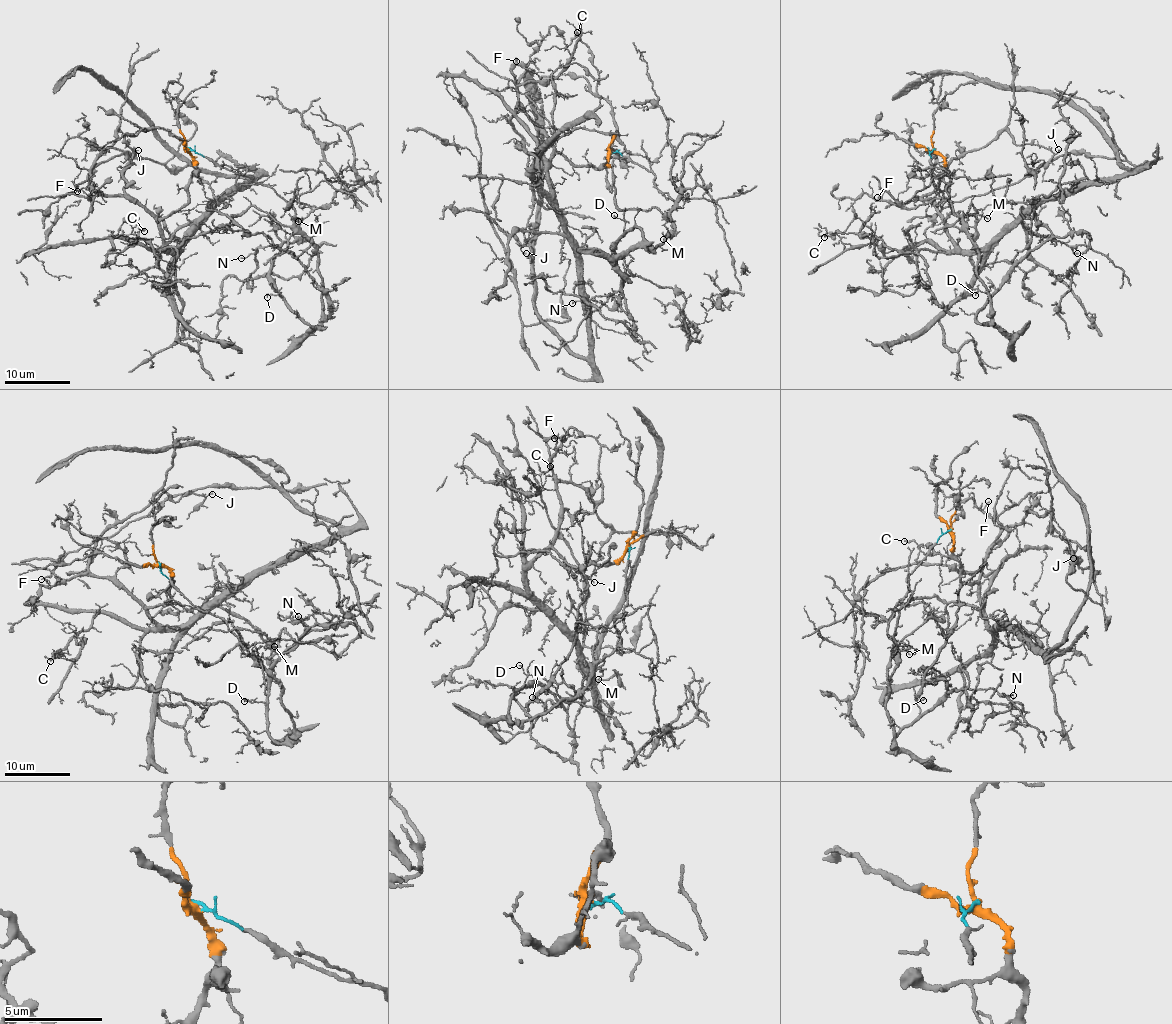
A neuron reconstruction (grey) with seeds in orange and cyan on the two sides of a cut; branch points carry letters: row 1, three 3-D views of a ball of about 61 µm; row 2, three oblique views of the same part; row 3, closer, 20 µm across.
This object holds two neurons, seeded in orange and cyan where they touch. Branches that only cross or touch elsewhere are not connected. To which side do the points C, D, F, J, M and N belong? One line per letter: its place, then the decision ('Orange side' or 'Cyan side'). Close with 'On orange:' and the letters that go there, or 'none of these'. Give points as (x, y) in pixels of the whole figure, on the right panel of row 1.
C: Place: (824, 237). Orange side
D: Place: (975, 295). Cyan side
F: Place: (877, 197). Orange side
J: Place: (1058, 149). Orange side
M: Place: (987, 218). Cyan side
N: Place: (1077, 253). Cyan side
On orange: C, F, J

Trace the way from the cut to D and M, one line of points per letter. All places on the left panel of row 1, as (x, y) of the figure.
D: (187, 148), (268, 186), (292, 206), (294, 228), (313, 244), (320, 324), (301, 320), (279, 292), (267, 297)
M: (187, 148), (268, 186), (292, 206), (298, 222)

